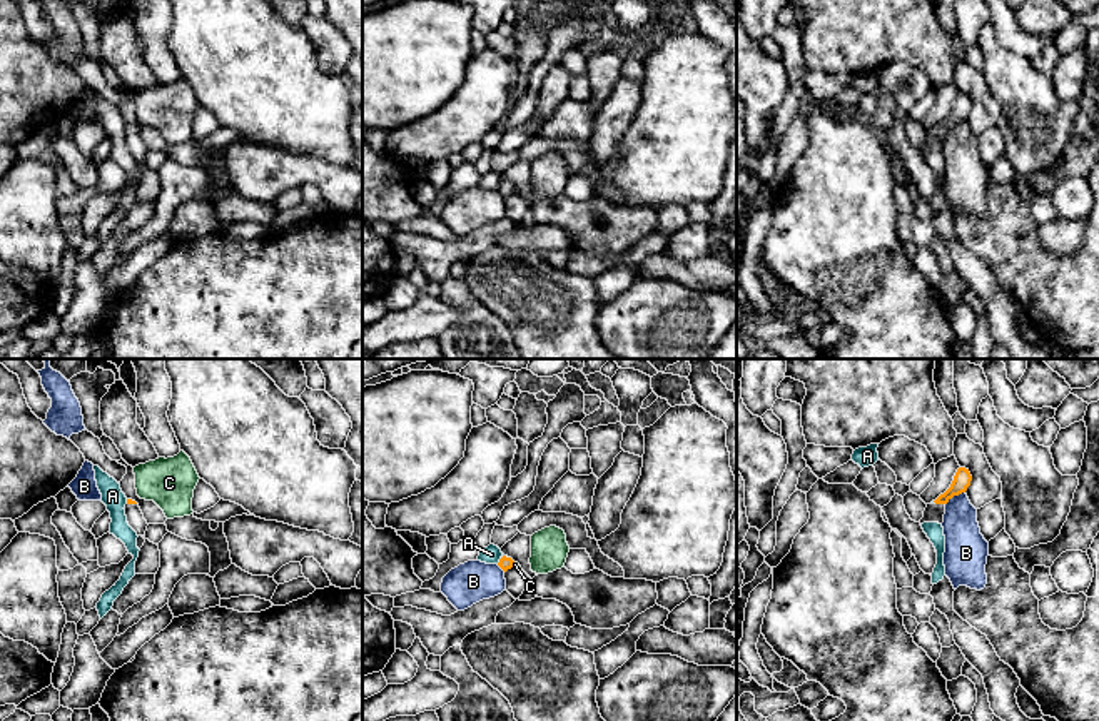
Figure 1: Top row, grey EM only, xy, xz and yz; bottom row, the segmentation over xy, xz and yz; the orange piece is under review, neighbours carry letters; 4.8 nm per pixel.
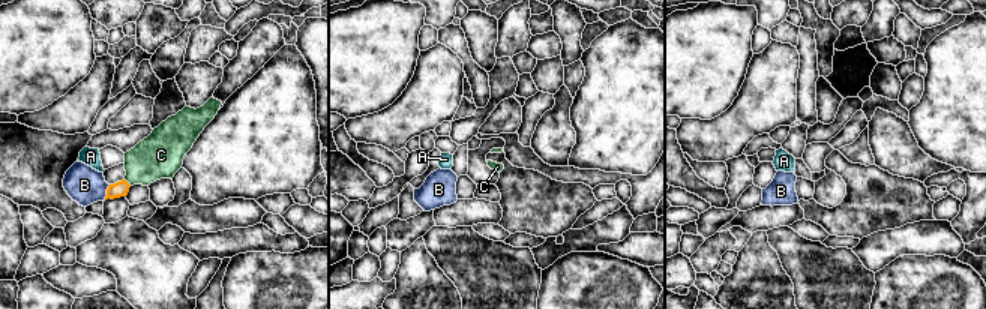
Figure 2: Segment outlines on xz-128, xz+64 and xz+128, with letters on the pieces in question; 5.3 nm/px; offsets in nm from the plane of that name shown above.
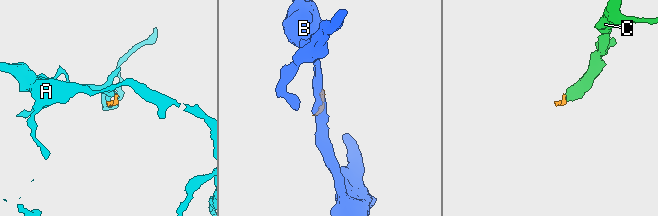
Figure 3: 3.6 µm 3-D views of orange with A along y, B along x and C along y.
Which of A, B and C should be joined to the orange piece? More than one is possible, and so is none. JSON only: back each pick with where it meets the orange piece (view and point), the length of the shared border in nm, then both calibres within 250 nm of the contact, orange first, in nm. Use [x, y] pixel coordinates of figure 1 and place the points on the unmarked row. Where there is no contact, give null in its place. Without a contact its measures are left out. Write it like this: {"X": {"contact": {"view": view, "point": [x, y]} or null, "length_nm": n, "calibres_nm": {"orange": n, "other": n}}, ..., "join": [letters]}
{"join": []}

